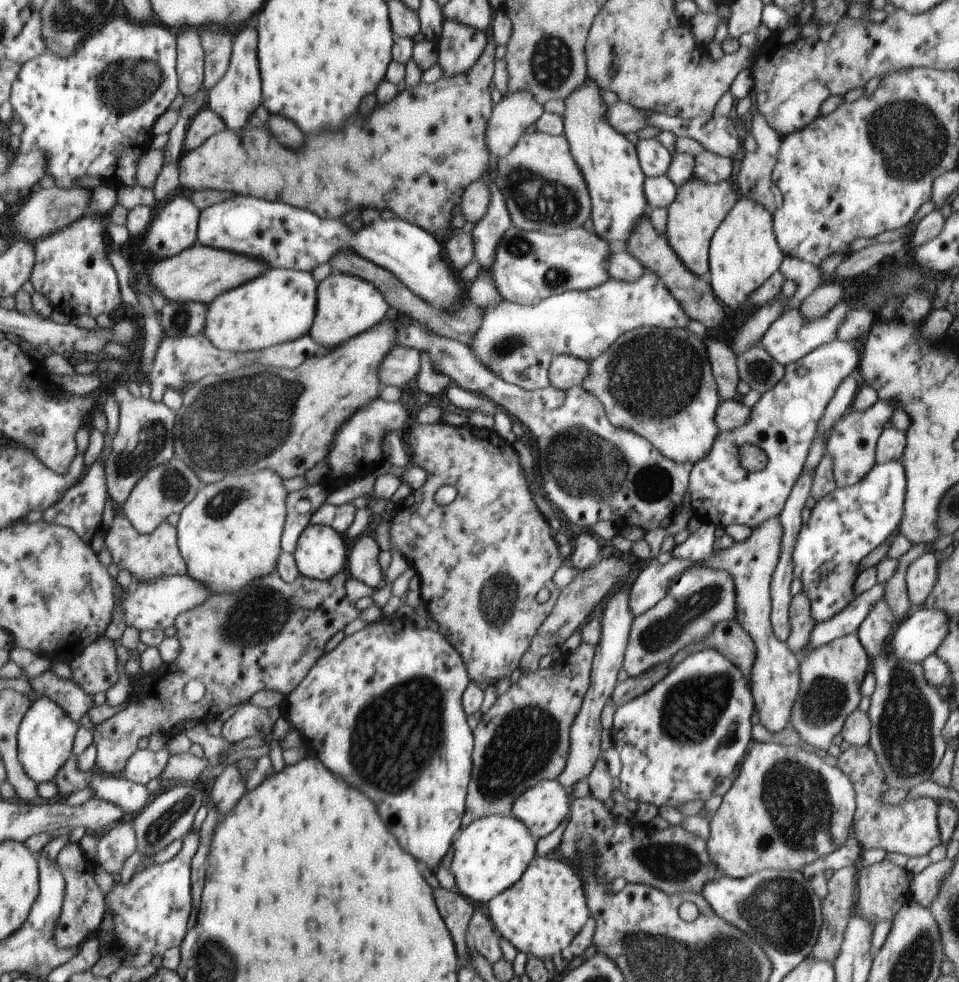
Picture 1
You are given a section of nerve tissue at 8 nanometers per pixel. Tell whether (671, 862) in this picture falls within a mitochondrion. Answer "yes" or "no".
yes

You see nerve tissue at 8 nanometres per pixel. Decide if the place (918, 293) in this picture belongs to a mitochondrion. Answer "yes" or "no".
yes

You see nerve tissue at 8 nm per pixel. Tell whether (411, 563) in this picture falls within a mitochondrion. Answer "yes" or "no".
no

